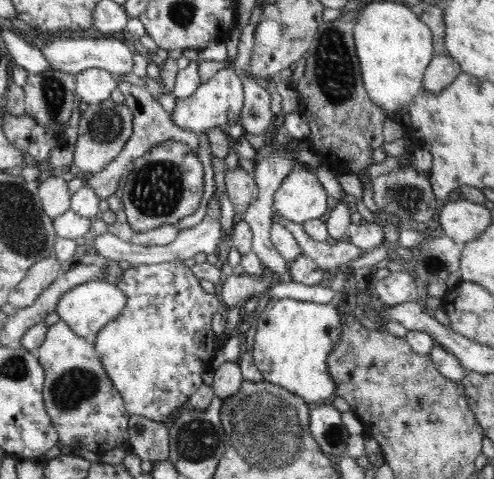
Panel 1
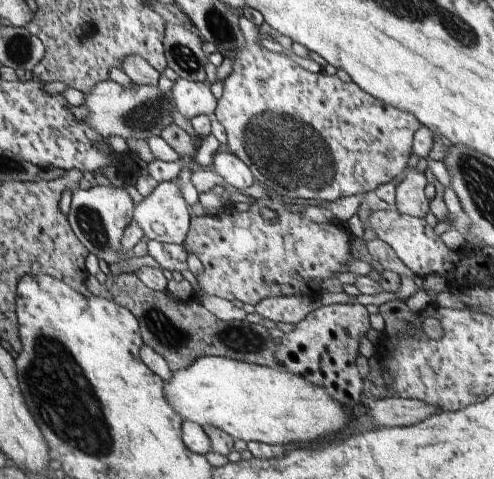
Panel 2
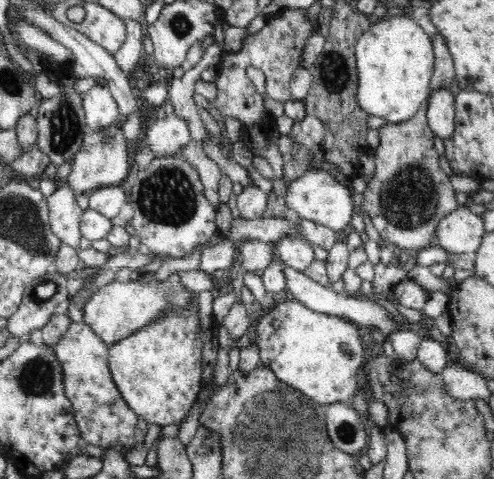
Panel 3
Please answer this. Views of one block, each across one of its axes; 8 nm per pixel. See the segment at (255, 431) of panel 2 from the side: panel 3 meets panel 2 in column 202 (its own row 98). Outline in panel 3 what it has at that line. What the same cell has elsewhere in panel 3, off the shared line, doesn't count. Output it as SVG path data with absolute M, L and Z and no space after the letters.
M408 16L372 20L372 26L356 40L358 104L368 116L380 116L388 124L412 120L430 96L434 74L434 44Z

